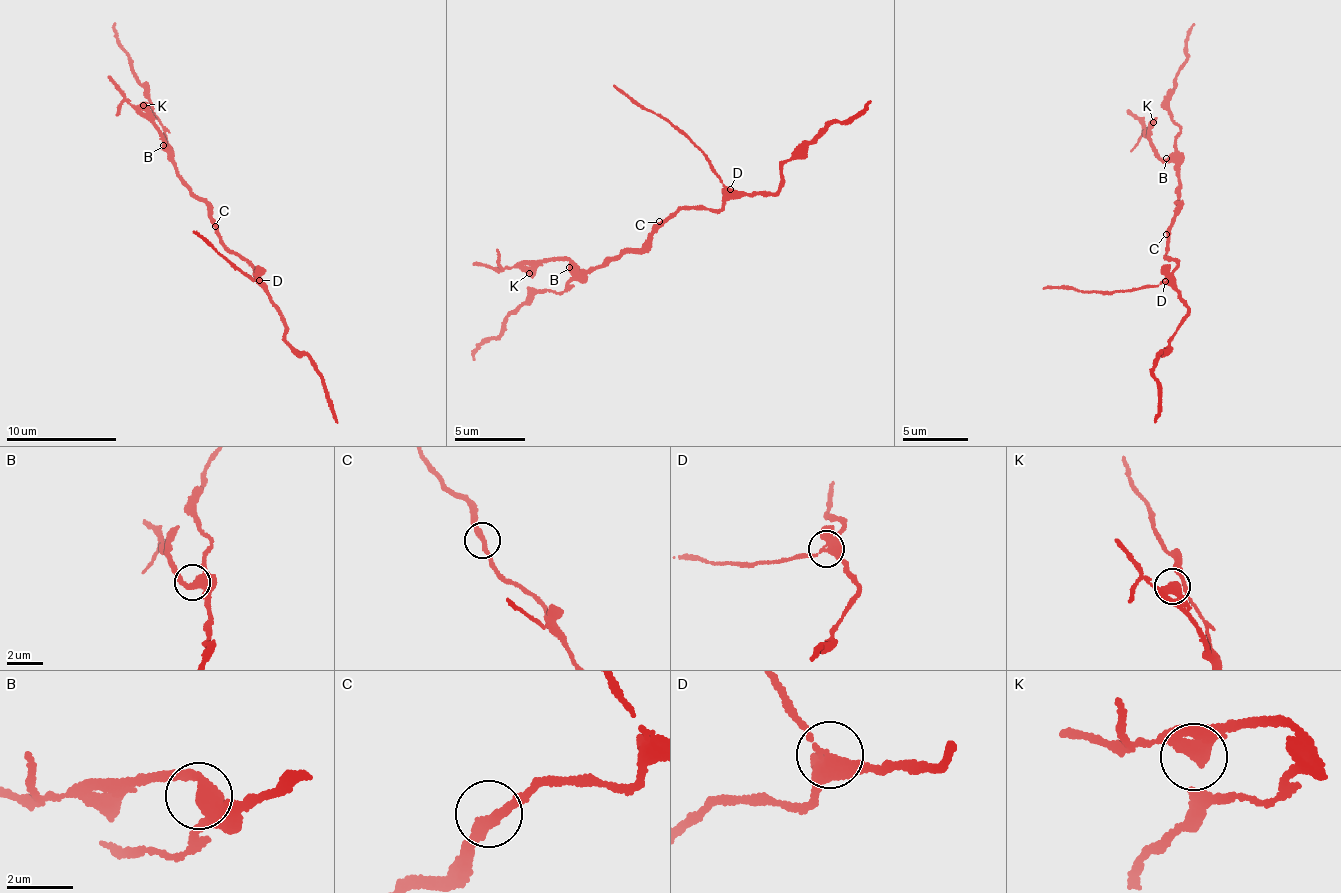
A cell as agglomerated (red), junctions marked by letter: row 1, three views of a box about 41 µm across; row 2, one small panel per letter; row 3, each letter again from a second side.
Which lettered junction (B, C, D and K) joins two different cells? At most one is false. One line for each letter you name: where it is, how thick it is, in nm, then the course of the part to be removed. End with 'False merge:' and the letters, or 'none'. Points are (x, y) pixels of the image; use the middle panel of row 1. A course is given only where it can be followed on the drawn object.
D: Place: (730, 189). Thickness 400 nm. Course of the part to remove: (729, 189), (692, 141), (614, 86)
False merge: D

